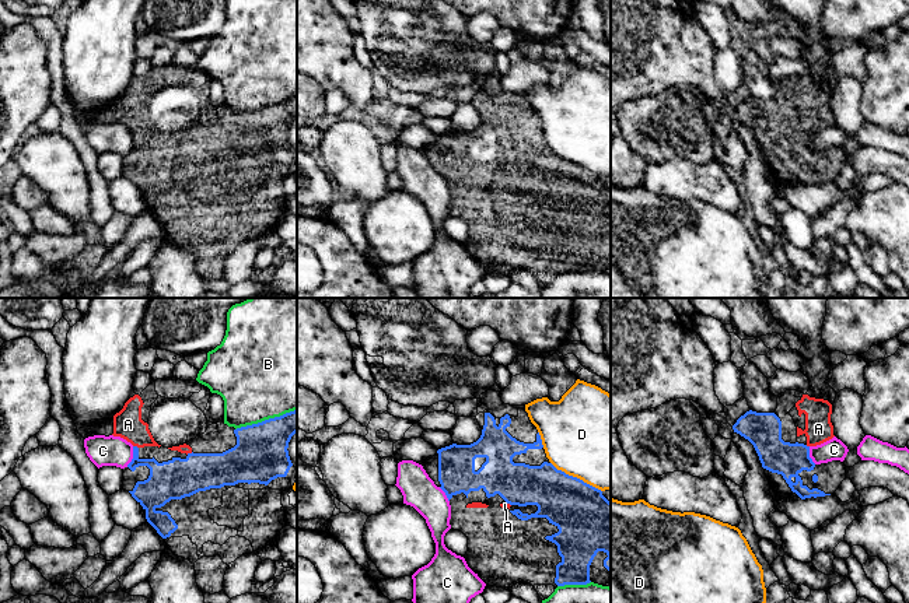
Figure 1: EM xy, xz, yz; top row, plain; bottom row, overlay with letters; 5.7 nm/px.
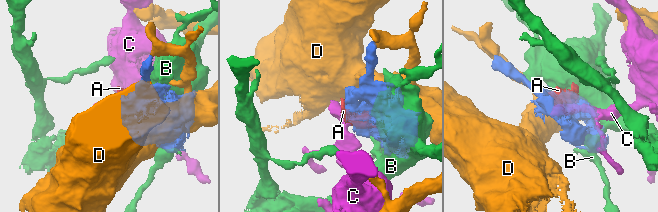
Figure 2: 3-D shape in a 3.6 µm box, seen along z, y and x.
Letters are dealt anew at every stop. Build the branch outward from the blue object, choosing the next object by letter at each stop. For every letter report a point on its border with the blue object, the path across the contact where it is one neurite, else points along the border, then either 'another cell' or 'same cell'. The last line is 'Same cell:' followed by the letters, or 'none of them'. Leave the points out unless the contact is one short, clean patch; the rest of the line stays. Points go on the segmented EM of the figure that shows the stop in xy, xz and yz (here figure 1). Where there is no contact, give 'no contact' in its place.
A: contact xy (136, 447); same cell
B: contact xy (265, 420); another cell
C: contact xy (133, 456); border xy (133, 447), (133, 458), (126, 466); another cell
D: contact xz (576, 477); another cell
Same cell: A

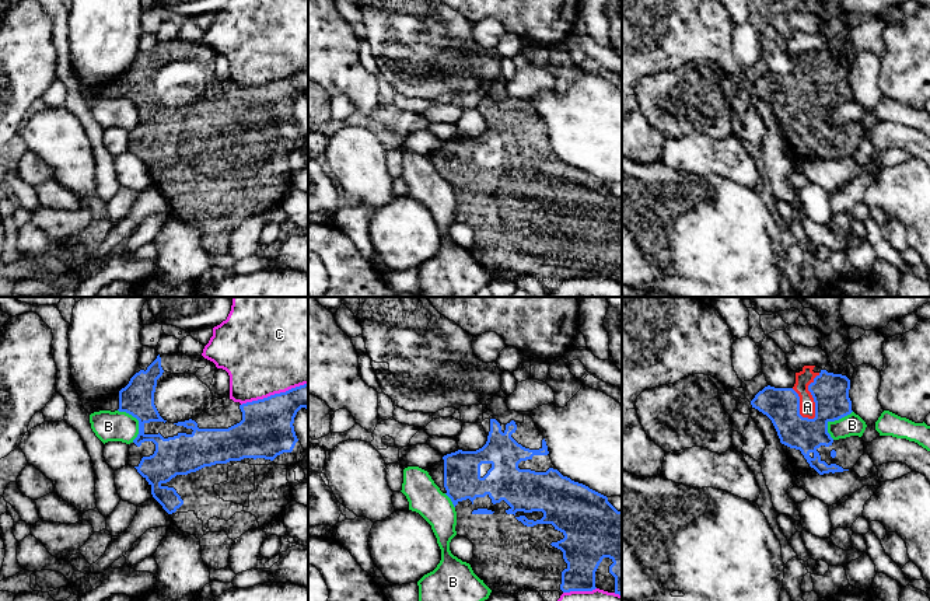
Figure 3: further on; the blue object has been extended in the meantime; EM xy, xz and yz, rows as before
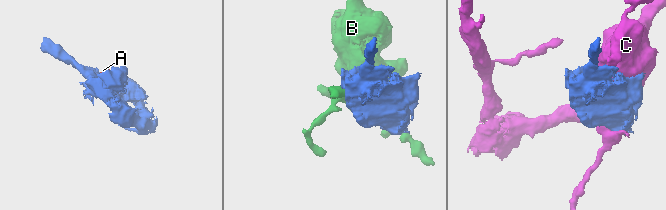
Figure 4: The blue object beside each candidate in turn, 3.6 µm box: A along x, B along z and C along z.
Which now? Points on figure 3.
A: contact yz (814, 401); same cell
B: contact xy (139, 422); border xy (118, 409), (130, 413), (137, 420), (137, 436), (133, 441); another cell
C: contact xy (275, 394); another cell
Same cell: A

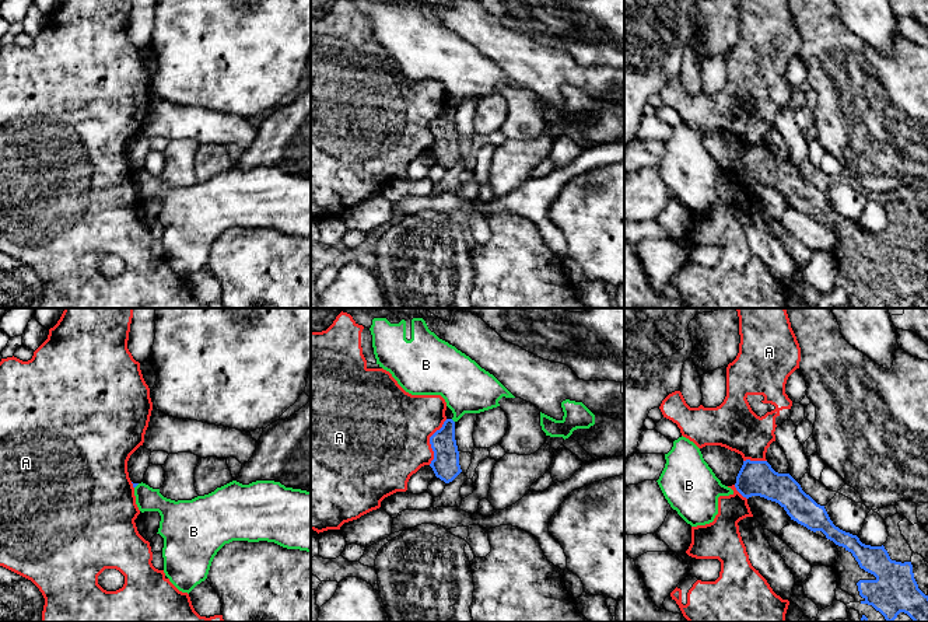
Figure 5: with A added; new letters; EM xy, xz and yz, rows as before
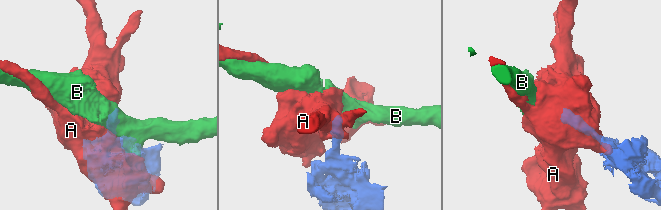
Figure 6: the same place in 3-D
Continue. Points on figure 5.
A: contact xz (430, 441); border xz (447, 419), (430, 437), (433, 460), (429, 464); another cell
B: contact xz (452, 420); border xz (451, 419), (454, 422); another cell
Same cell: none of them

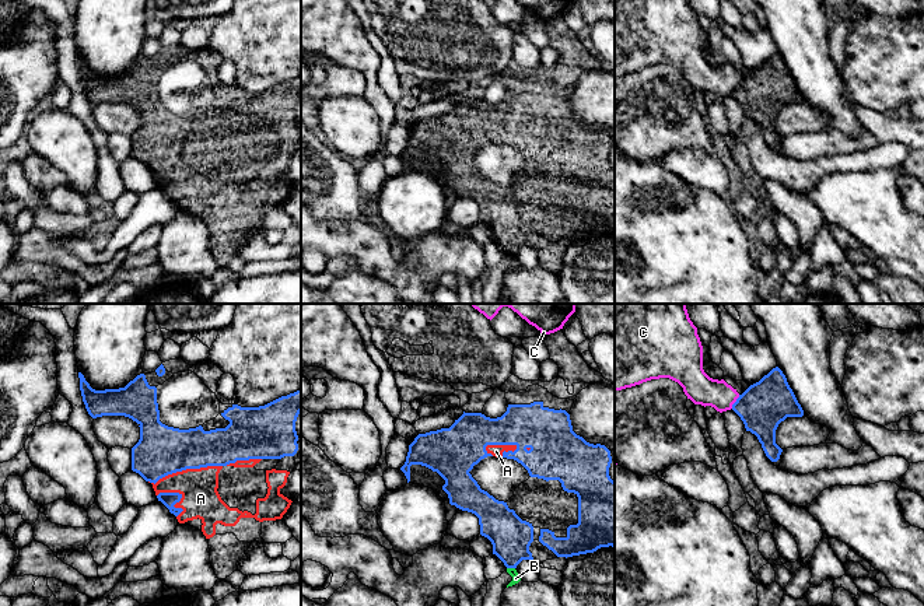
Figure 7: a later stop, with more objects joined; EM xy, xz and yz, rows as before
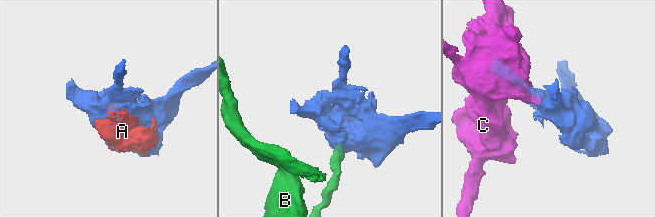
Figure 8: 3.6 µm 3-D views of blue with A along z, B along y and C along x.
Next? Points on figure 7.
A: contact xy (185, 469); same cell
B: contact xz (511, 567); border xz (507, 567), (514, 568); another cell
C: contact yz (735, 402); border yz (739, 395), (731, 407); another cell
Same cell: A

